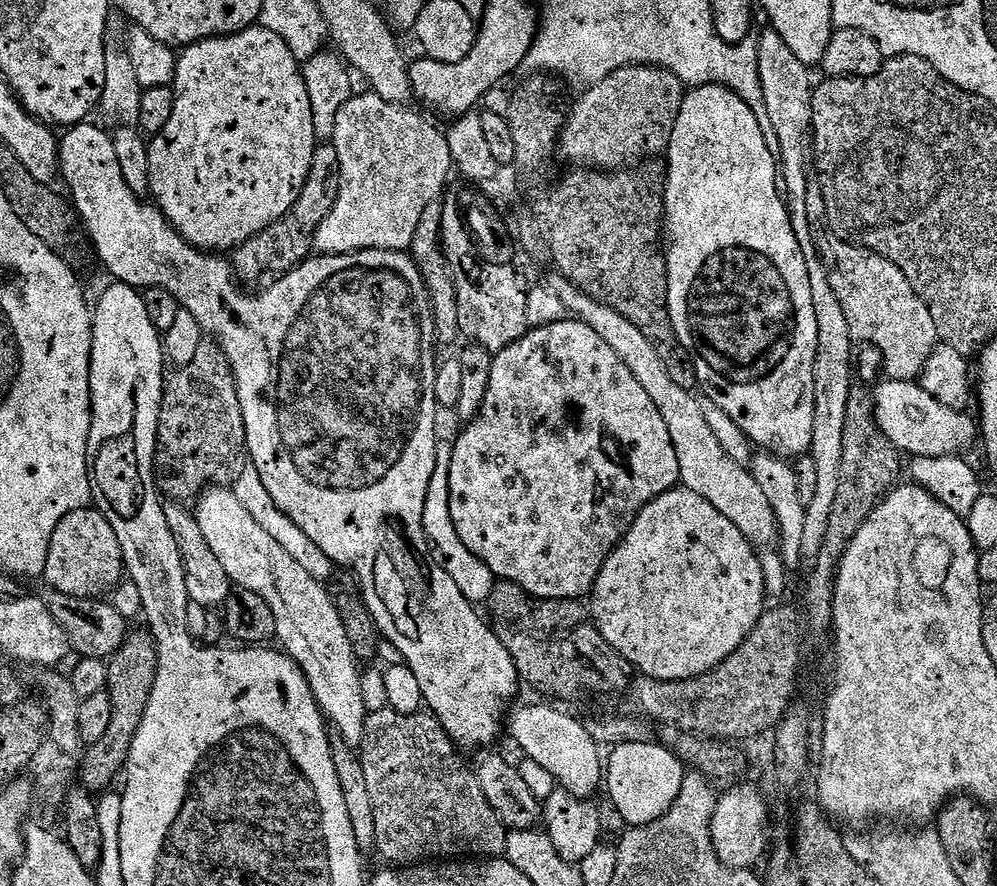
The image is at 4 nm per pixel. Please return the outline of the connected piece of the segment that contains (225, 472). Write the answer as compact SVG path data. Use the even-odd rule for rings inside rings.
M196 359L190 361L190 366L176 368L171 373L164 389L162 398L162 410L158 422L158 440L156 441L156 482L165 497L172 502L192 502L197 499L209 486L232 486L235 480L244 476L244 471L249 471L250 457L248 443L246 442L246 422L242 418L242 402L238 402L238 386L232 373L232 364L228 360L224 364L196 364Z

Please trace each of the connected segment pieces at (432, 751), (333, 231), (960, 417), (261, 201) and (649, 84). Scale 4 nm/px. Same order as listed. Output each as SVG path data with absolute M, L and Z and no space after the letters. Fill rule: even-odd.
M381 707L381 712L373 711L366 721L364 731L364 742L362 751L359 753L362 766L366 770L366 786L370 786L370 803L374 806L374 832L376 834L376 852L384 855L392 866L420 866L425 862L448 862L453 858L500 858L504 856L506 842L508 841L508 829L498 818L494 806L490 806L490 798L482 790L478 782L473 765L468 765L463 760L461 749L457 748L456 743L448 737L446 730L436 721L431 714L398 714L393 708Z
M371 90L365 96L353 95L351 100L338 110L338 122L334 122L334 134L330 143L338 150L340 167L340 189L334 210L326 214L326 222L318 226L314 245L317 253L325 256L345 256L348 252L362 250L394 250L403 252L411 249L418 222L431 204L437 203L445 195L448 175L453 175L454 165L448 137L427 120L427 115L419 116L411 112L411 107L388 102Z
M885 379L874 388L874 415L876 424L886 438L901 453L909 457L960 456L978 440L978 424L968 417L967 411L955 412L950 406L942 406L938 398L930 398L919 382Z
M263 26L245 28L242 32L234 32L226 36L213 36L210 40L200 40L196 44L187 45L179 53L176 62L176 79L174 81L174 114L170 114L170 122L166 122L166 130L151 137L148 146L150 158L150 196L163 216L169 220L185 242L194 245L202 252L209 254L228 254L244 244L254 234L266 230L298 198L306 178L310 174L310 162L314 158L314 150L318 143L314 130L314 114L310 110L310 94L306 94L306 82L301 61L290 54L290 46Z
M629 64L626 68L614 70L614 74L602 78L602 82L591 85L591 87L585 92L588 93L586 93L585 96L573 106L572 113L570 111L567 113L564 121L564 131L560 134L560 142L558 145L559 155L561 157L564 155L565 158L572 163L572 166L583 166L588 170L619 170L629 166L639 165L645 157L660 158L667 153L668 147L670 146L670 138L674 134L674 122L678 122L678 114L682 110L682 102L686 95L686 85L683 84L673 72L659 66Z

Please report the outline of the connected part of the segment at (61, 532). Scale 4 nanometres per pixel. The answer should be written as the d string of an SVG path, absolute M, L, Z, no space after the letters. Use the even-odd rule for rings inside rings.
M89 506L71 511L58 522L51 536L47 551L46 570L43 581L51 591L69 594L80 600L97 599L106 596L125 577L126 569L122 548L114 528L102 513Z

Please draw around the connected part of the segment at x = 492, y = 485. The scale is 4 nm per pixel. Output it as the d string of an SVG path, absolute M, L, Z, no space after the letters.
M565 318L550 325L529 327L528 333L518 342L506 346L506 350L495 353L490 370L490 386L486 388L486 398L480 407L480 413L463 425L462 431L452 446L452 462L449 468L450 478L450 516L458 530L466 550L474 554L496 576L497 581L509 580L531 596L543 600L578 600L587 597L596 585L606 558L619 546L624 534L638 518L638 514L654 498L680 484L678 454L674 454L674 442L670 442L670 430L666 430L666 418L650 402L650 394L642 390L638 378L626 370L626 362L614 354L598 334L581 320Z

